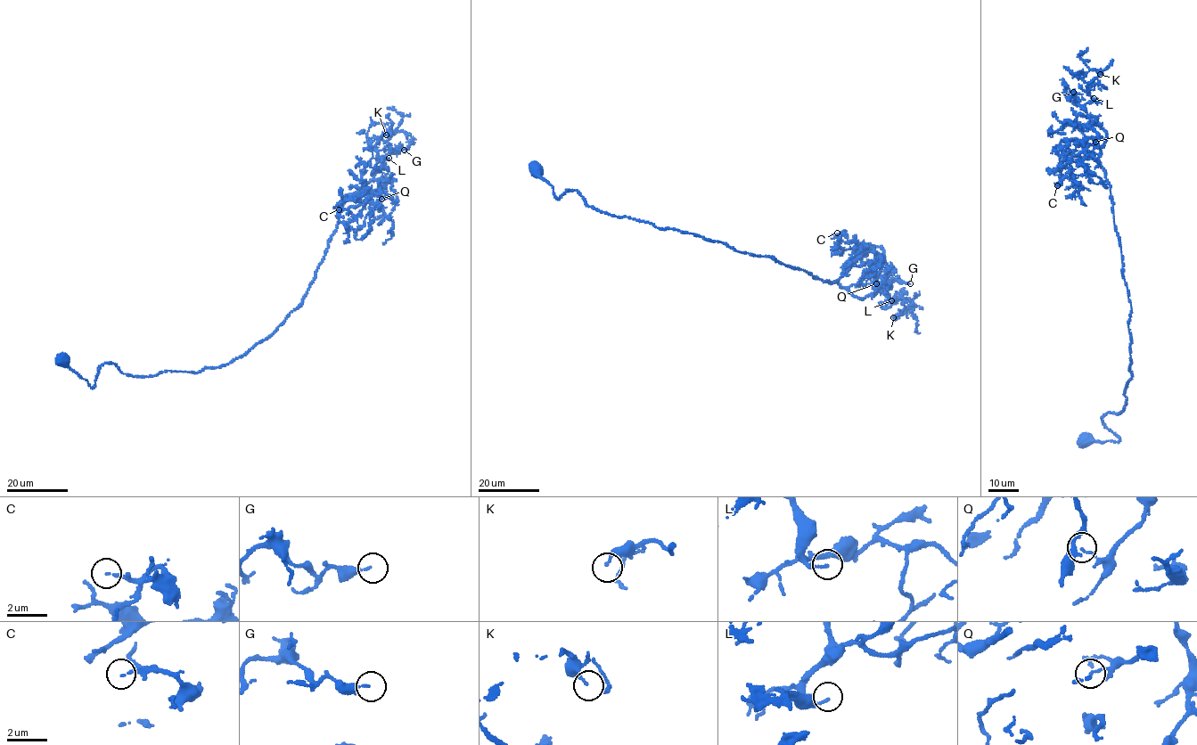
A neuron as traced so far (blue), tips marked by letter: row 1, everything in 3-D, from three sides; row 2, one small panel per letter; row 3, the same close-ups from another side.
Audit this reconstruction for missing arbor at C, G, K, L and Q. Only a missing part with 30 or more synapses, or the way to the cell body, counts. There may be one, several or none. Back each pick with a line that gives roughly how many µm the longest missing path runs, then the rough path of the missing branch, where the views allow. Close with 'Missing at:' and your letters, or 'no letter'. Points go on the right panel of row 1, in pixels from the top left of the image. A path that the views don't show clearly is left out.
L: about 15 µm are missing; missing branch runs (1094, 98), (1102, 102), (1105, 91)
Missing at: L

